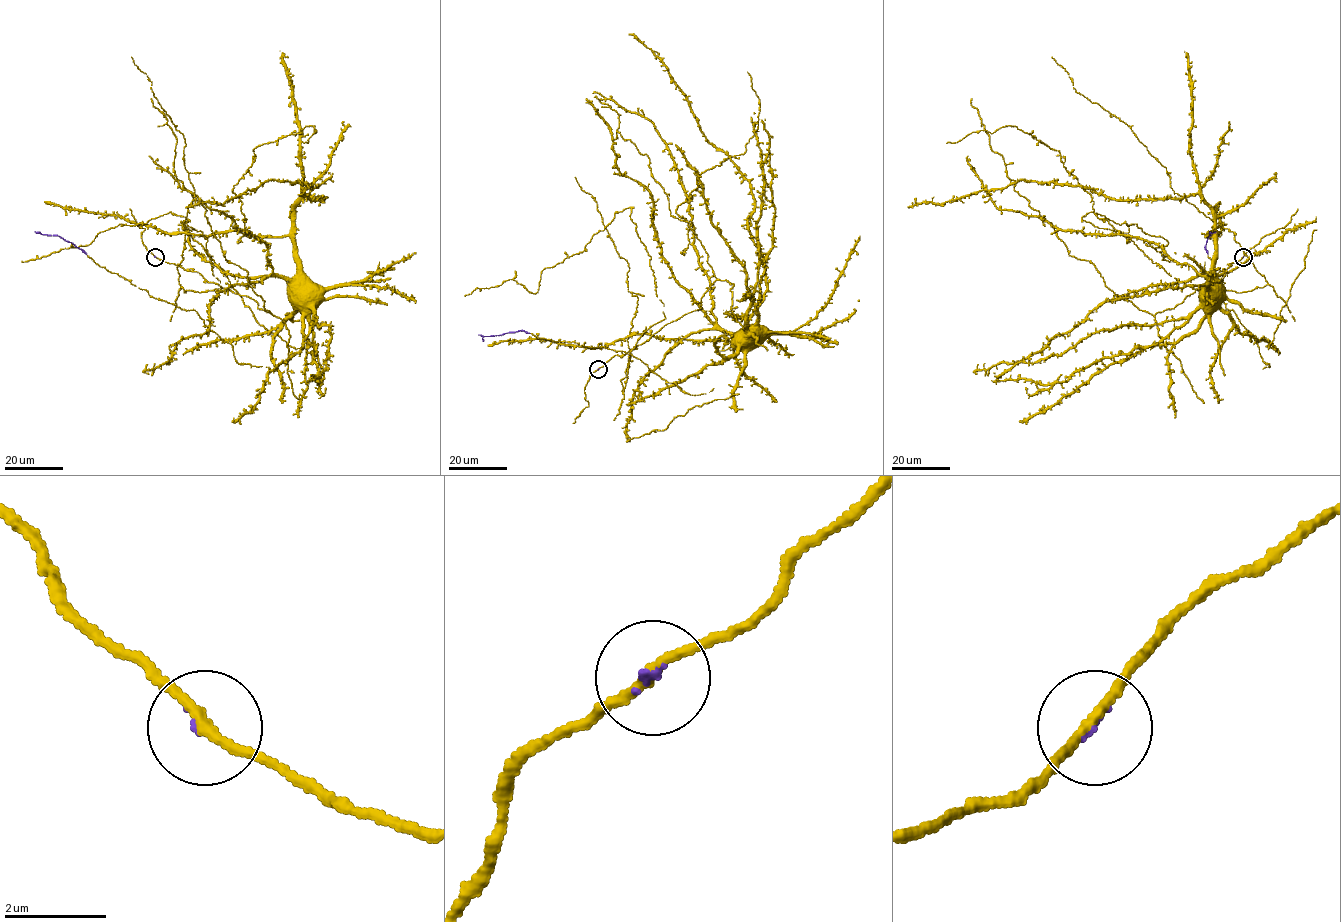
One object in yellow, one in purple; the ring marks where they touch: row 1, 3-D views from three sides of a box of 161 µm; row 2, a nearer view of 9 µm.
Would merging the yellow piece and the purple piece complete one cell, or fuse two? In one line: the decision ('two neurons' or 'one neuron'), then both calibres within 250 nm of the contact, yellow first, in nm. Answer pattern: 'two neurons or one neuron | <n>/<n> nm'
one neuron | 200/80 nm

